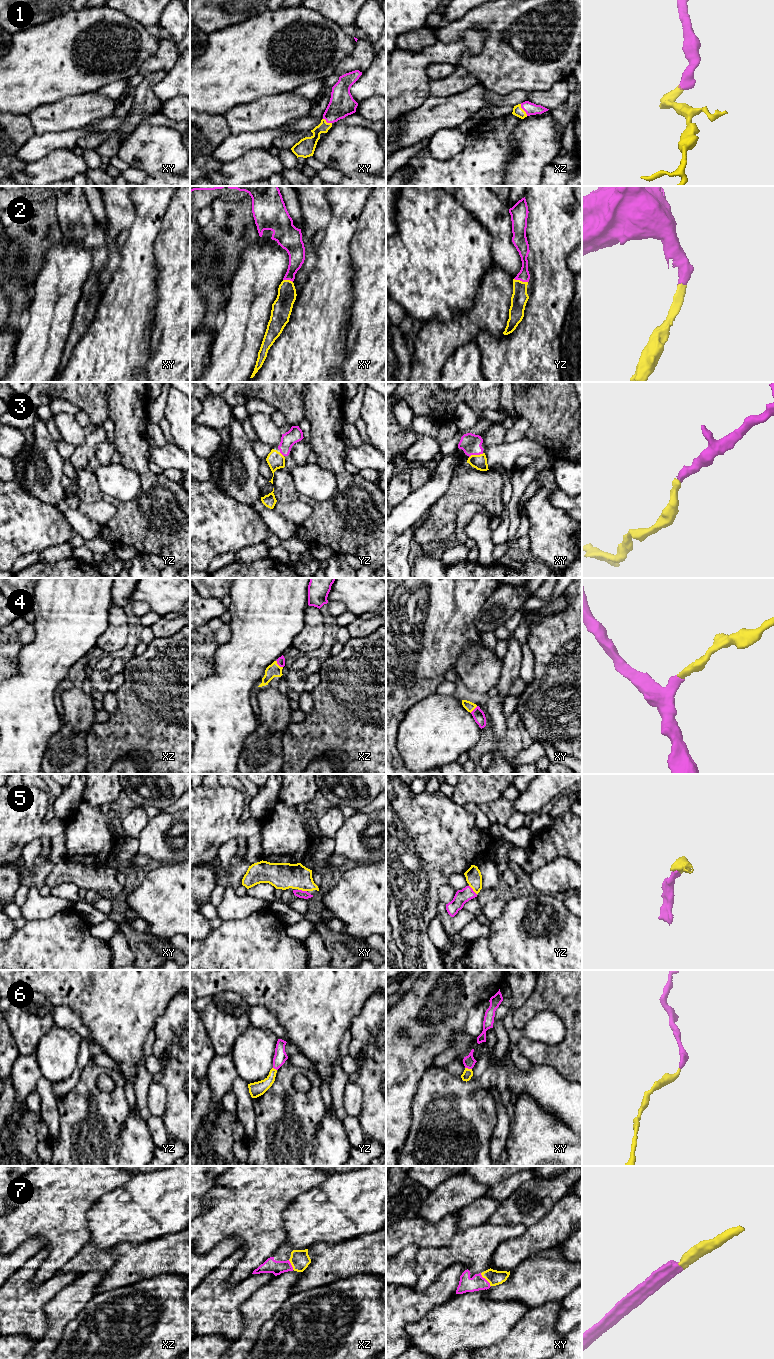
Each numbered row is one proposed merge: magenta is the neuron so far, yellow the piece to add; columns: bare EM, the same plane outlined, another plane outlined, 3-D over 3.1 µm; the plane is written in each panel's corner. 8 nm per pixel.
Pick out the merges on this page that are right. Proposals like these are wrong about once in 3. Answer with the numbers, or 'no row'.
1, 2, 3, 4, 5, 6, 7

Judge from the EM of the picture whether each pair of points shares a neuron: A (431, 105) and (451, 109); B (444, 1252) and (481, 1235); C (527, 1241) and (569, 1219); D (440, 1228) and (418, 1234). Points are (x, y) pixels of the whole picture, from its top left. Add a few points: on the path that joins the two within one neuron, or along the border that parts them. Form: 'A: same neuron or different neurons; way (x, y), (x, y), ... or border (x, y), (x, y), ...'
A: same neuron; way (436, 109), (446, 109)
B: same neuron; way (453, 1252), (469, 1247), (472, 1244)
C: same neuron; way (537, 1238), (559, 1223)
D: same neuron; way (435, 1233), (423, 1234)

